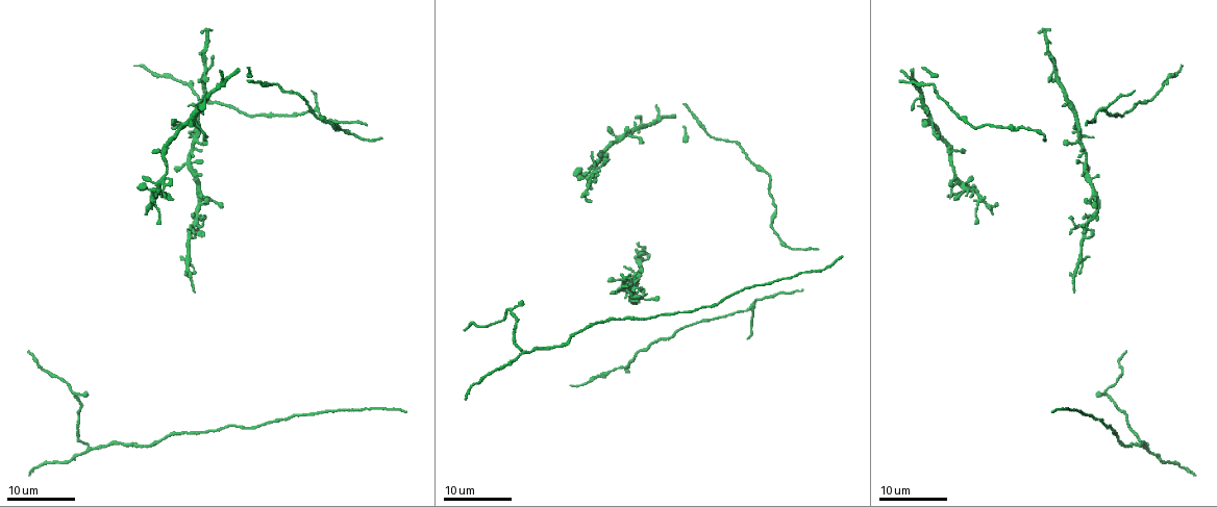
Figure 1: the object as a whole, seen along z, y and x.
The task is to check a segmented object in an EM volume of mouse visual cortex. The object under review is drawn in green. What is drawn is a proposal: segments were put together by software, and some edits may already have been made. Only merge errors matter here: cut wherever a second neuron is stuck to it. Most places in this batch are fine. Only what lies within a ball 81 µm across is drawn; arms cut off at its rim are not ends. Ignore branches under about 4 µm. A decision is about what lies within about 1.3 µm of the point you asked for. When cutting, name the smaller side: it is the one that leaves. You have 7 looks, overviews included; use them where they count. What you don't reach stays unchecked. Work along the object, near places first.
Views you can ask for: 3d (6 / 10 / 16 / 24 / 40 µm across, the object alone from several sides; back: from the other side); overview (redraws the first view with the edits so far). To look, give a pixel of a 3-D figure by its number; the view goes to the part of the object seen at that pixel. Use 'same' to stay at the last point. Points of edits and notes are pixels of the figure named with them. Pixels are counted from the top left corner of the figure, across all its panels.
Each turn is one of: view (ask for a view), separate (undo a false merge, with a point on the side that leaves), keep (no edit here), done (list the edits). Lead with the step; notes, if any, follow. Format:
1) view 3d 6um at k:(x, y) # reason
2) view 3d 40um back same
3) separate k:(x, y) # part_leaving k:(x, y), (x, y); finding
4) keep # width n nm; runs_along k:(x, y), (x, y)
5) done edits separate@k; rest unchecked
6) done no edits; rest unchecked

view 3d 16um at 1:(1084, 134)

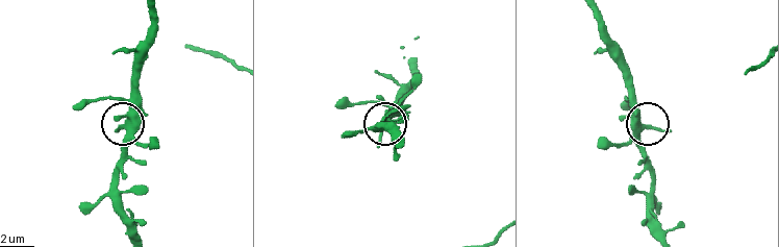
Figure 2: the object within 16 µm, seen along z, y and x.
view 3d 10um at 2:(645, 127) # closer look

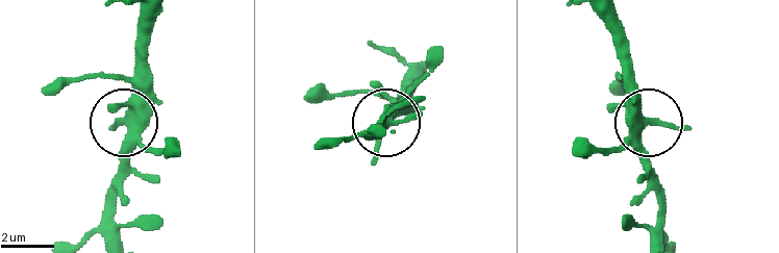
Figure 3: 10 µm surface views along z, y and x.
keep # width 310 nm; one neuron here

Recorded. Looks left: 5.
view 3d 16um at 1:(635, 291) # four arms meet

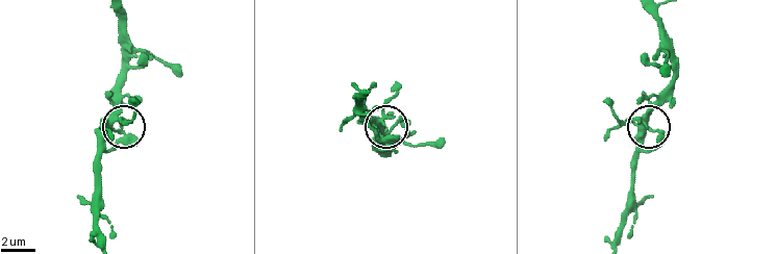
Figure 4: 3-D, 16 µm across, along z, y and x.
view 3d 10um at 4:(646, 124)

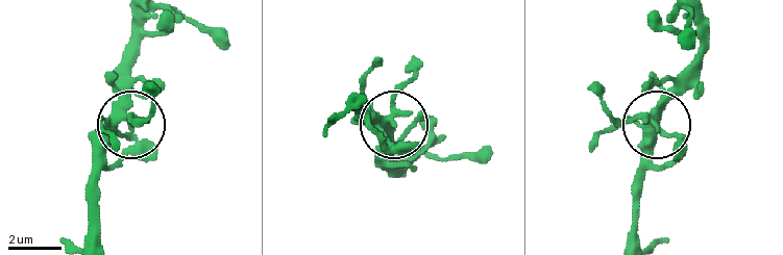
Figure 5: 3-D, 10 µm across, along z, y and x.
keep # width 300 nm; all the same neuron

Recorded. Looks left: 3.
view 3d 16um at 1:(1074, 277) # calibre changes

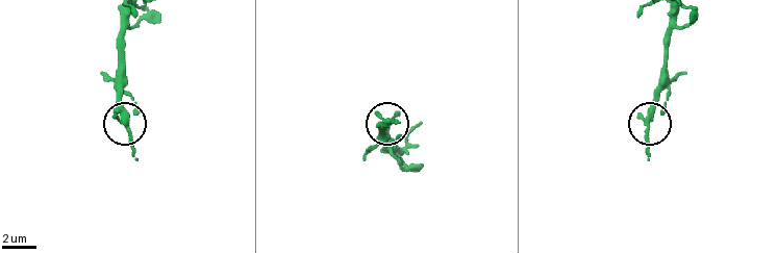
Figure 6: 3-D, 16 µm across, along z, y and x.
view 3d 10um at 6:(126, 128)

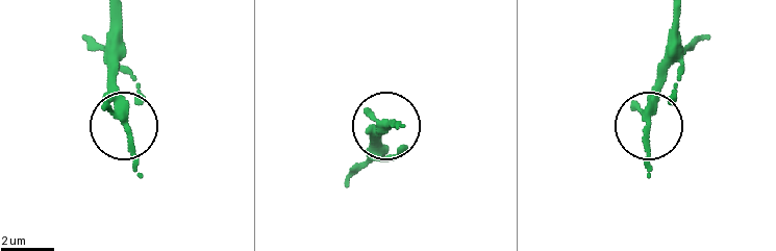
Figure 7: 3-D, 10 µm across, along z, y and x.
keep # runs_along 7:(677, 11), (677, 51), (650, 123); one neuron here

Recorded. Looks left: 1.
done no edits; rest unchecked

